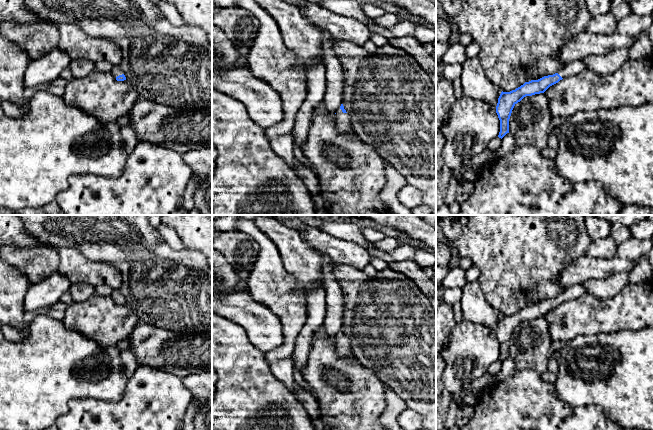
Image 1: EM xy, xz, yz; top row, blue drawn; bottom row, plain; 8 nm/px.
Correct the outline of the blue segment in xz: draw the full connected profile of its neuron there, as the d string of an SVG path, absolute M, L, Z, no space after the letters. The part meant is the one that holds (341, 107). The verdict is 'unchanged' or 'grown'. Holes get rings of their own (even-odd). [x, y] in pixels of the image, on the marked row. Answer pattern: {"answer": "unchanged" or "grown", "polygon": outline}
{"answer": "grown", "polygon": "M341 104L340 108L336 111L336 122L337 129L341 134L353 133L350 124L350 117L344 109L343 104Z"}

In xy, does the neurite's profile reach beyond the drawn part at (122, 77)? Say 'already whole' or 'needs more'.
needs more

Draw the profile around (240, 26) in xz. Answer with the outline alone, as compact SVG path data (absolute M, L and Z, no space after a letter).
M240 6L221 8L212 16L212 24L221 29L227 38L243 52L252 46L260 27L259 20L250 11Z

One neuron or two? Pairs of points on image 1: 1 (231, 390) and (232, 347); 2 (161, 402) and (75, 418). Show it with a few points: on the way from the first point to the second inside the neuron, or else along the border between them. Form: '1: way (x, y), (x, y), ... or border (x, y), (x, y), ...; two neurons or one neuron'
1: way (232, 379), (232, 358); one neuron
2: way (140, 411), (96, 412); one neuron

